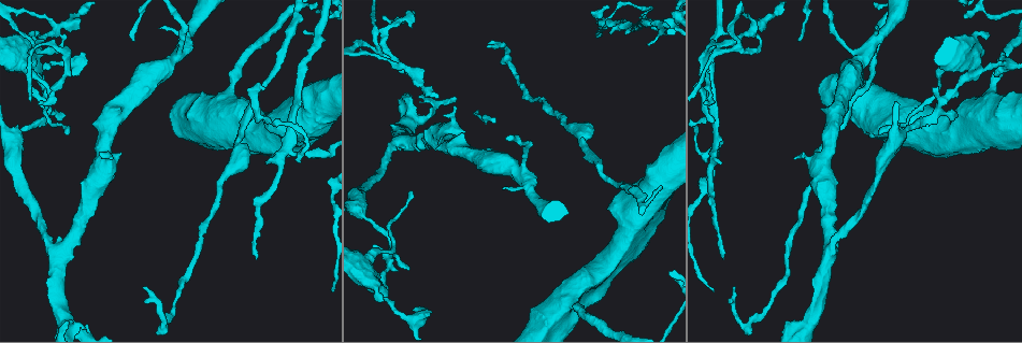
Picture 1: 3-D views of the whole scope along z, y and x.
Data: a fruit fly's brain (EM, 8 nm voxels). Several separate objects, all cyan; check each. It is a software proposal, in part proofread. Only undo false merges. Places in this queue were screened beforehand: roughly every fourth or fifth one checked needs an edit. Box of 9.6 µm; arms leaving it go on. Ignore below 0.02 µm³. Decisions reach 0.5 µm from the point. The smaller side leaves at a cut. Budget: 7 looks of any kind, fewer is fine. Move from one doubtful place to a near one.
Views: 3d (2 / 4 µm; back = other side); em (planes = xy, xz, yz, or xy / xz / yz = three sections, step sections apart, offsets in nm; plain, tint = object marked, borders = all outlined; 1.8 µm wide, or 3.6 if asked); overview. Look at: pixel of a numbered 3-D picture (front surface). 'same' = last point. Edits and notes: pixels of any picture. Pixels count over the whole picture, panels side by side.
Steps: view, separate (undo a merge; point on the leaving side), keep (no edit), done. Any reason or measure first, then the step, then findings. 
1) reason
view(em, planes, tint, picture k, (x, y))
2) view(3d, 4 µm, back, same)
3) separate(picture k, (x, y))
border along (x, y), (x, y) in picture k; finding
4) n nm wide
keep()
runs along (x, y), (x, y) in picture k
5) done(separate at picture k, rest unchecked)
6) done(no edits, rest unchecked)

calibre changes
view(em, planes, tint, picture 1, (629, 23))

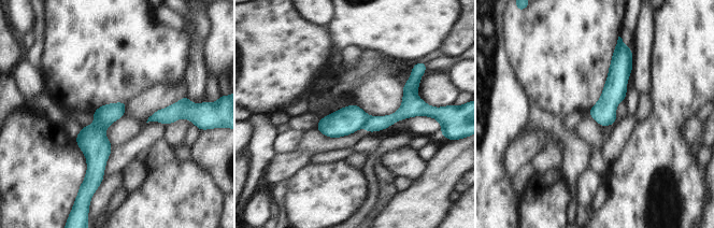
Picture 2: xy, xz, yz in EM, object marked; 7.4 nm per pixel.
separate(picture 2, (344, 122))
border along (368, 117), (363, 126) in picture 2; two cells meet here

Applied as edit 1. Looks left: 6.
abrupt turn
view(em, yz, step 4, tint, picture 1, (742, 323))

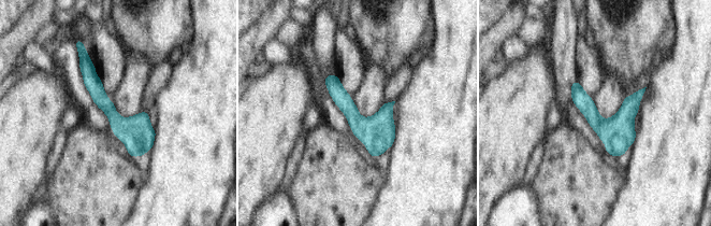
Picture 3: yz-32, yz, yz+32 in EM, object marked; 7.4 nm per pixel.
keep()
runs along (86, 58), (100, 99), (140, 153) in picture 3; one cell here

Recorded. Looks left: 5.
sudden change in width
view(3d, 4 µm, picture 1, (972, 74))

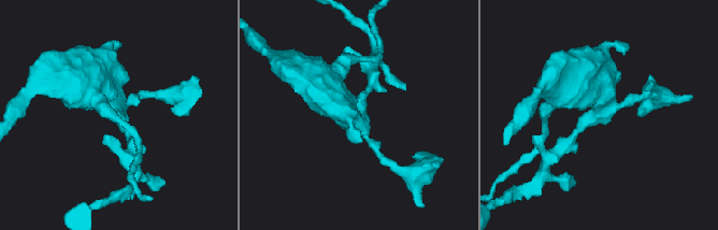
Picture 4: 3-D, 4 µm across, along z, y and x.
shape alone is not enough
view(em, 3.6 µm, planes, tint, picture 4, (600, 111))

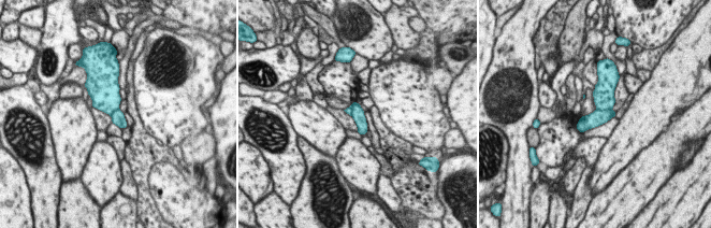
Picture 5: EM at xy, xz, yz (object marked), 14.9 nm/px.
separate(picture 5, (604, 96))
two cells meet here

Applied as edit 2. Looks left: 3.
done(separate at picture 2, separate at picture 5, rest unchecked)

